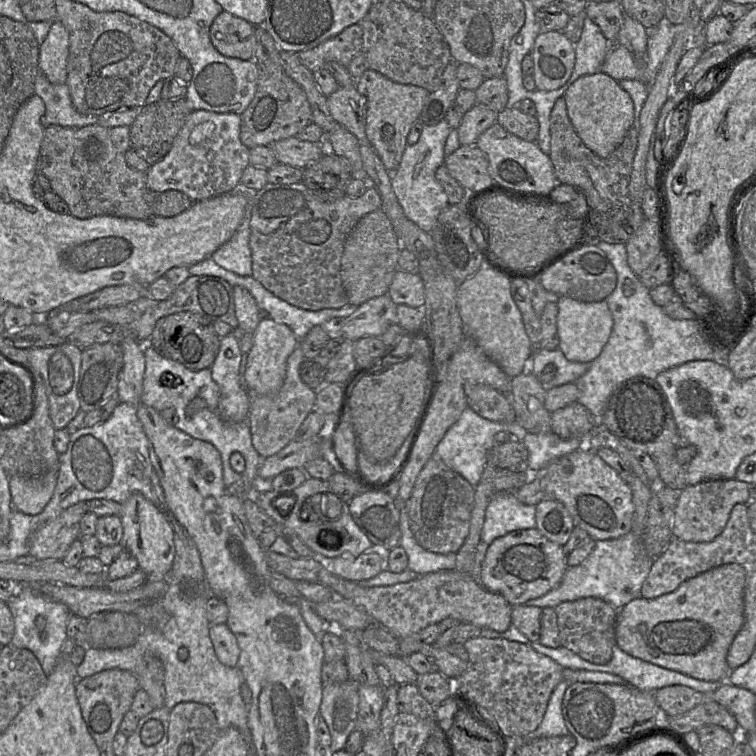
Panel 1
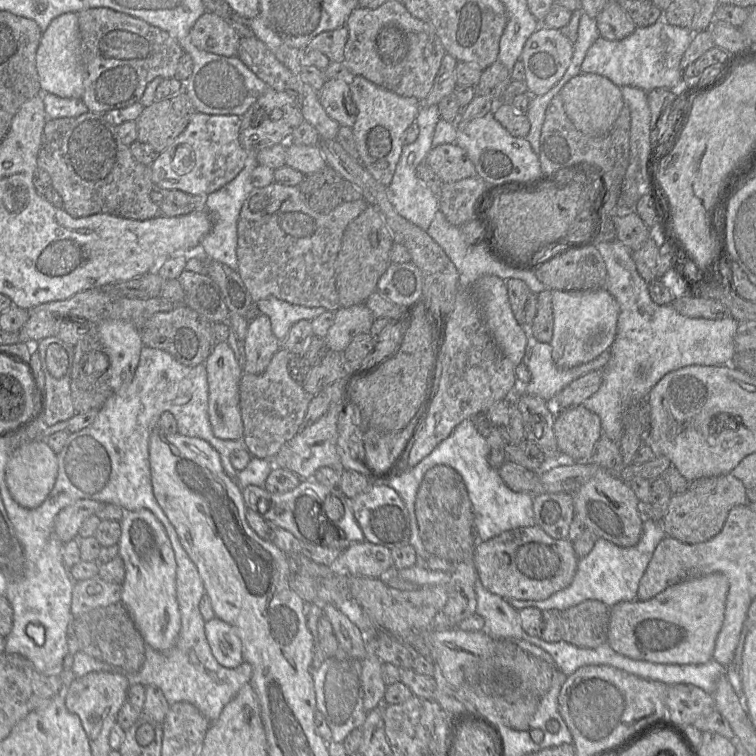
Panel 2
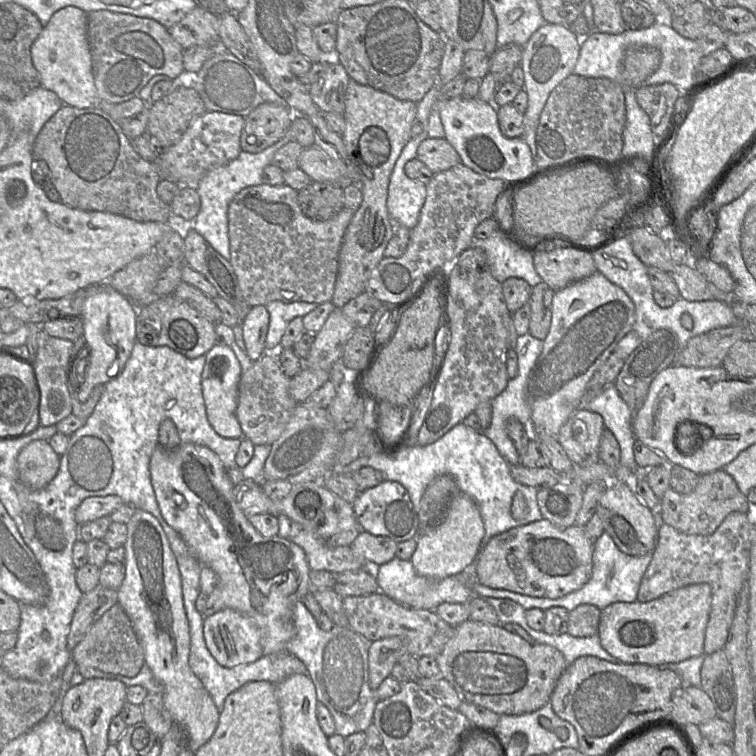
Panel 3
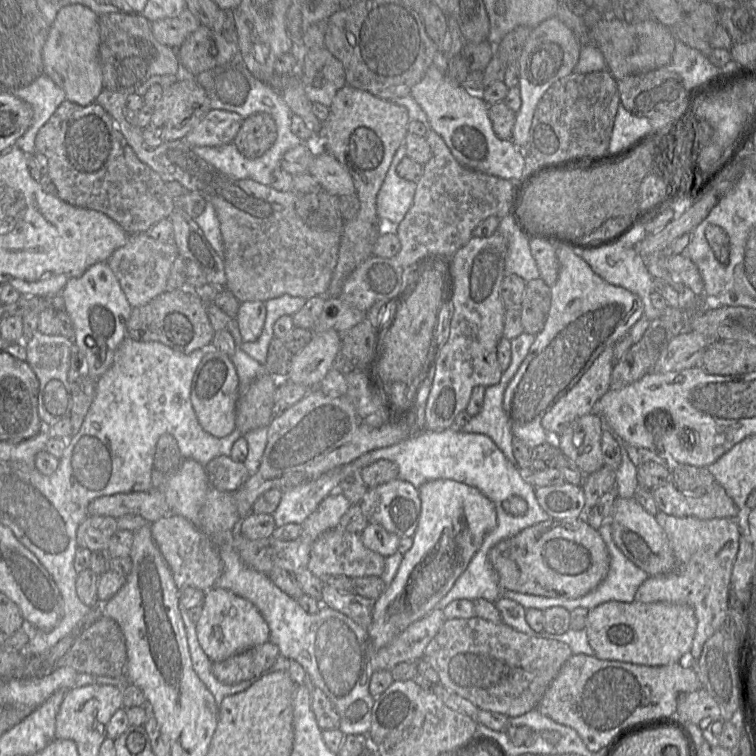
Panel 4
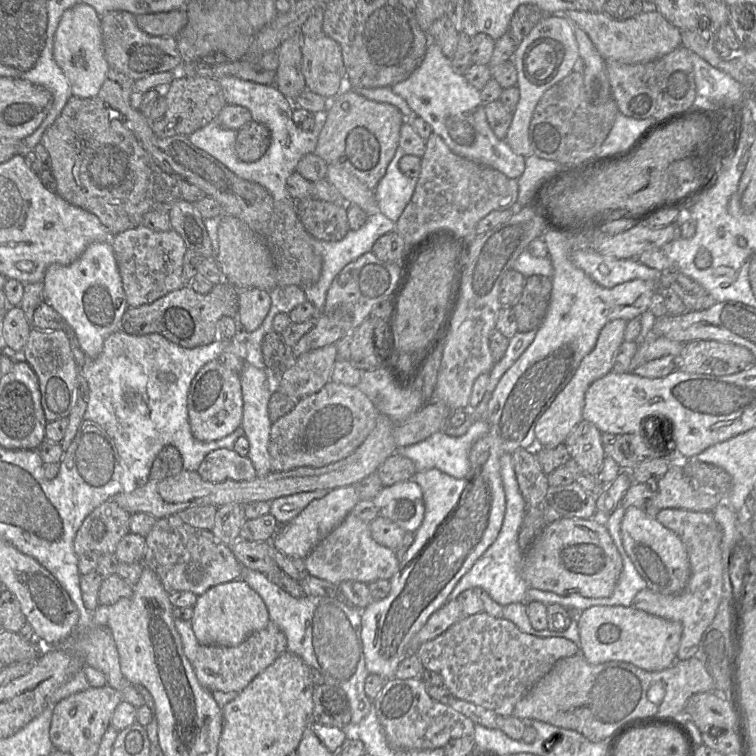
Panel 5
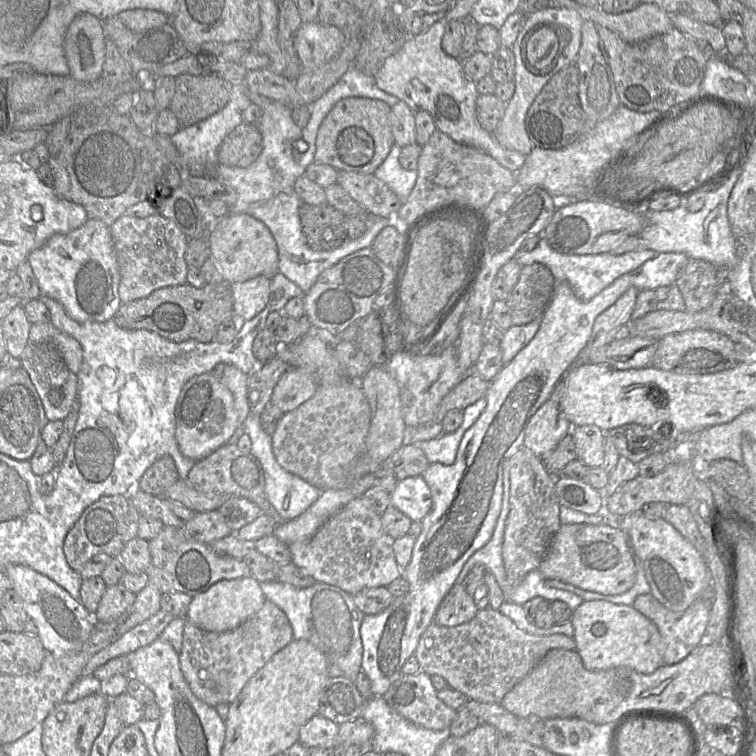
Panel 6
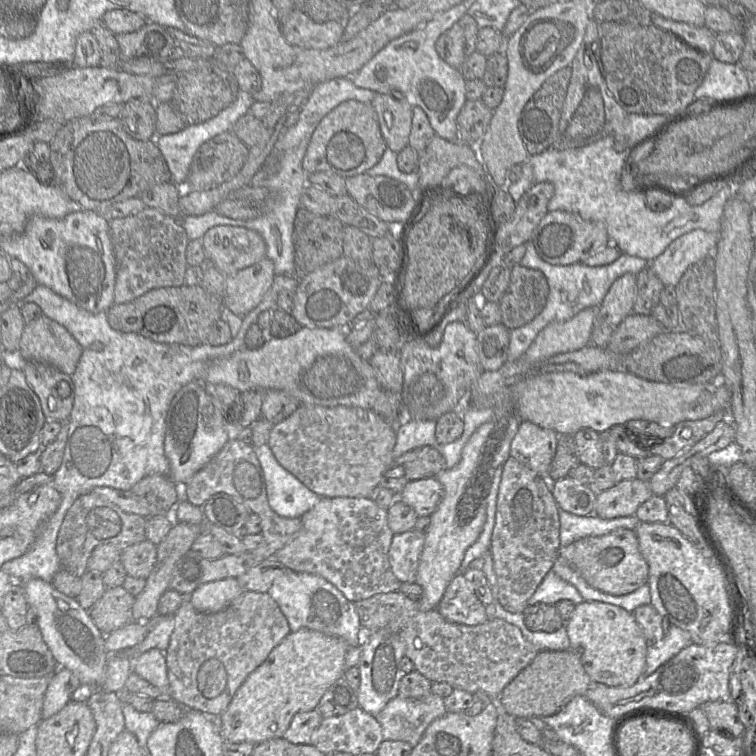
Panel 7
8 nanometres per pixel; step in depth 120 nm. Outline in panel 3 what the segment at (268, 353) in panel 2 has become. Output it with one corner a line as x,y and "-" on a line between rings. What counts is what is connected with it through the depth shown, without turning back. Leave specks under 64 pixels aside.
263,305
252,307
241,326
246,354
255,362
265,351
265,340
269,326
269,313
266,307

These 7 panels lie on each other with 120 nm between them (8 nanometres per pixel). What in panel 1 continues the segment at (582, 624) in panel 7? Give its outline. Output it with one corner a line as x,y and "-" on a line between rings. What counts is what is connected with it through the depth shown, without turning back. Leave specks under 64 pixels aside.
731,563
710,569
693,578
690,578
684,581
675,591
671,593
667,593
653,599
645,599
643,597
633,599
624,605
618,612
615,629
616,645
631,656
640,658
644,661
651,662
664,668
678,671
696,679
705,681
727,681
732,671
727,663
727,654
731,643
744,624
745,582
745,569
739,564

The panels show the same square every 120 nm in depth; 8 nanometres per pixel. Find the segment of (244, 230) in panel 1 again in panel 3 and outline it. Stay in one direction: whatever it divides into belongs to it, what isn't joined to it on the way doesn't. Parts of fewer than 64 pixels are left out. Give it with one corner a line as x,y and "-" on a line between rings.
289,129
285,136
271,147
260,153
241,151
237,158
229,163
213,168
201,178
197,192
200,196
201,207
191,223
195,229
219,254
229,261
229,235
228,235
228,207
234,196
242,189
249,186
262,184
262,174
266,166
272,163
275,153
284,145
293,141
293,135

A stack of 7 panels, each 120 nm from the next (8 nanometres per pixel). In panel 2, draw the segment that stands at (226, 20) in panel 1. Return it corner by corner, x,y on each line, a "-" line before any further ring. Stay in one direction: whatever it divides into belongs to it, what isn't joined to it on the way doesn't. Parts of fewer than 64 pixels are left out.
211,12
197,19
189,37
198,49
227,57
237,56
241,38
224,19

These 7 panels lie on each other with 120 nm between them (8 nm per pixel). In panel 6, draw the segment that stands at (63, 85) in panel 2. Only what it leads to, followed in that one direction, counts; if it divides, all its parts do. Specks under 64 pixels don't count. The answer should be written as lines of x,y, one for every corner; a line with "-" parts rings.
87,12
78,14
66,31
64,52
72,78
81,82
101,78
105,60
102,21

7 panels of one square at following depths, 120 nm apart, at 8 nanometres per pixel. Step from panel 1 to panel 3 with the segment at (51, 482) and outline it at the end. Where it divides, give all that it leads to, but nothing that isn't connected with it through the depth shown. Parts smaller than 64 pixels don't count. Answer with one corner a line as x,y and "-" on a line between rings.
46,440
30,442
17,456
19,478
32,489
45,488
56,476
59,467
60,456

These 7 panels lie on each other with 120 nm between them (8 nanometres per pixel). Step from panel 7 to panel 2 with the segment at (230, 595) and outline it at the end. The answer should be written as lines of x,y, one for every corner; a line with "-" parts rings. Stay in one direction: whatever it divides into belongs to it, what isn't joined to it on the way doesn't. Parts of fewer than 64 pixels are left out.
213,618
205,623
205,635
213,656
221,666
235,669
244,662
242,642
234,627

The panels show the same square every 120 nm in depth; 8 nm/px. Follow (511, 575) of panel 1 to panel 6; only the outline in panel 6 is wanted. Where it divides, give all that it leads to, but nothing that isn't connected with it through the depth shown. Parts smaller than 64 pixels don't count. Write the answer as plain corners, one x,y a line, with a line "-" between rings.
561,524
538,570
546,579
555,579
586,591
619,595
635,583
636,567
626,533
606,524

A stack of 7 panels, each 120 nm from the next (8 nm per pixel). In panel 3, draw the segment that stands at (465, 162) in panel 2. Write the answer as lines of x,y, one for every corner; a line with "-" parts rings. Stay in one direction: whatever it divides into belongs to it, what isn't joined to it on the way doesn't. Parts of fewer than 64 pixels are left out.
426,138
417,149
417,159
434,174
462,163
458,152
446,138

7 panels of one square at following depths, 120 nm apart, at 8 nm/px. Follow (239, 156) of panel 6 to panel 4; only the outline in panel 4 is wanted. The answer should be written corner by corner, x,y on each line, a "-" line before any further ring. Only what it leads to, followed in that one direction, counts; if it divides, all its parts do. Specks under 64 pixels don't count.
266,112
255,113
244,119
234,143
240,153
248,159
264,155
277,139
277,126

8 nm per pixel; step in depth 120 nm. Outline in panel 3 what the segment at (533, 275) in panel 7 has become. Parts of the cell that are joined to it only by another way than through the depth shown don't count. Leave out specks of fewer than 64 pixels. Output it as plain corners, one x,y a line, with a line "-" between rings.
543,281
531,289
529,334
542,341
550,330
554,293
555,291

